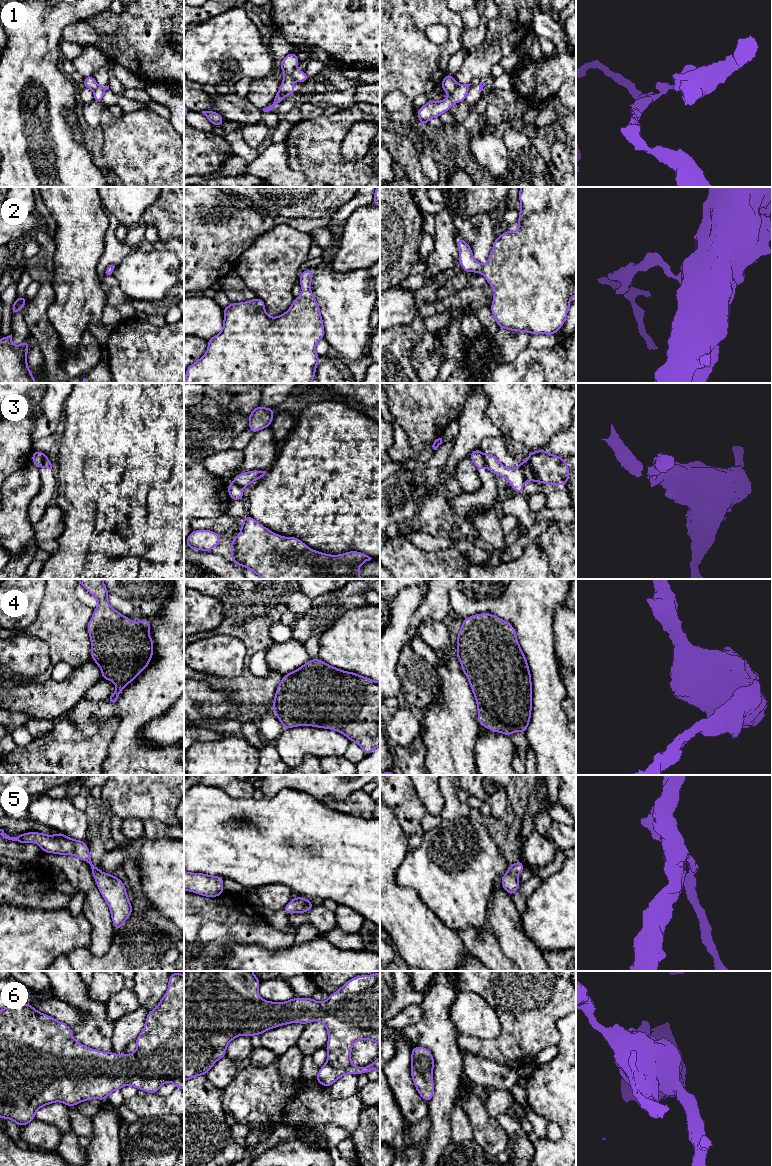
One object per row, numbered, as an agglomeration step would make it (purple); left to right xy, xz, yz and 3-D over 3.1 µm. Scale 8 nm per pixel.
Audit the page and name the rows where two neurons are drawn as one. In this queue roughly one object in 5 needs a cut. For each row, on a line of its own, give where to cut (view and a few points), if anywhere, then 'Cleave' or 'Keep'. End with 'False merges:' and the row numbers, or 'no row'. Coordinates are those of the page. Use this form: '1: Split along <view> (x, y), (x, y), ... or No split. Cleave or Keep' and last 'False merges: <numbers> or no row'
1: Split along xz (296, 67), (291, 75), (293, 80). Cleave
2: No split. Keep
3: Split along yz (482, 454), (486, 466). Cleave
4: No split. Keep
5: No split. Keep
6: No split. Keep
False merges: 1, 3

